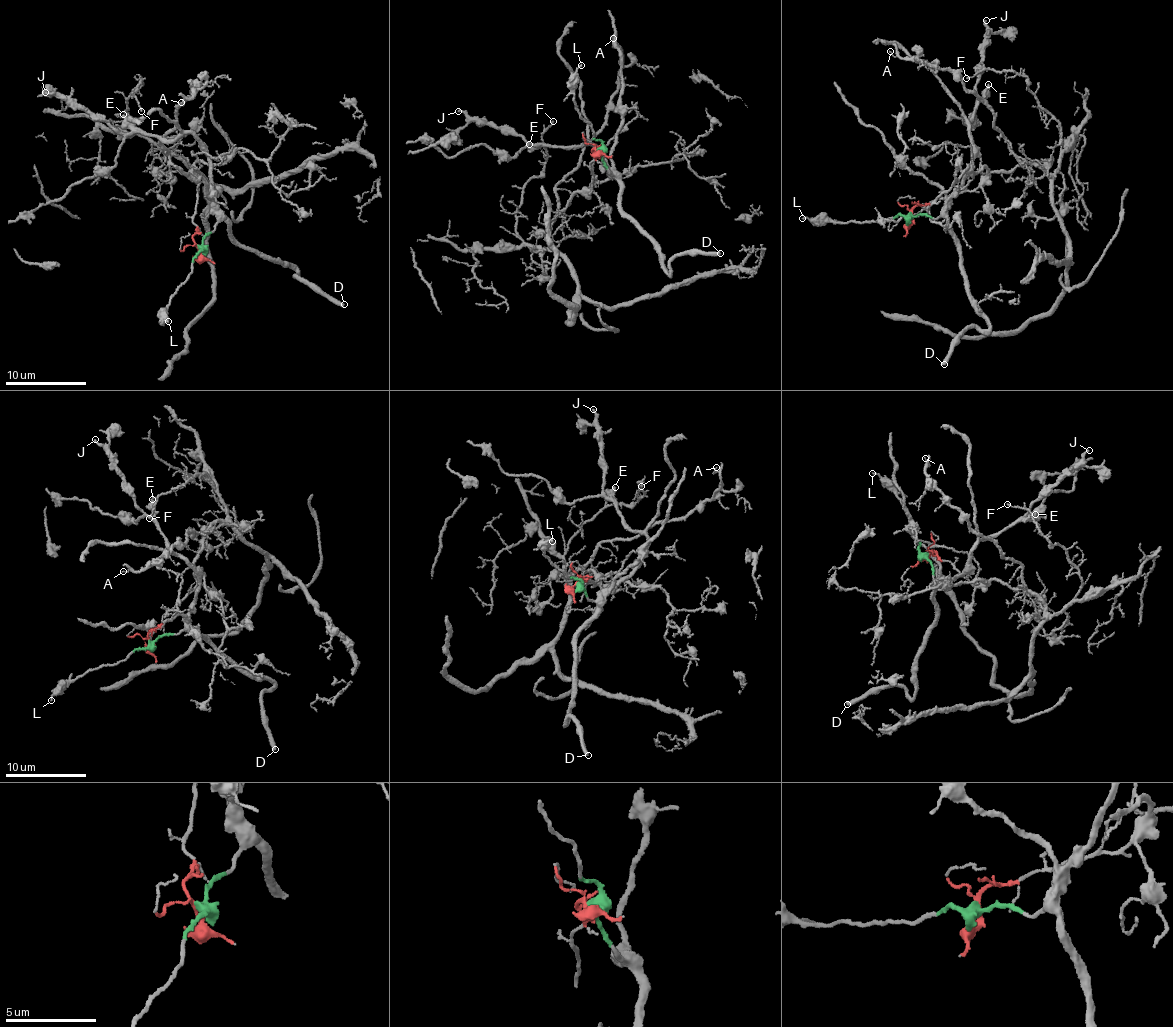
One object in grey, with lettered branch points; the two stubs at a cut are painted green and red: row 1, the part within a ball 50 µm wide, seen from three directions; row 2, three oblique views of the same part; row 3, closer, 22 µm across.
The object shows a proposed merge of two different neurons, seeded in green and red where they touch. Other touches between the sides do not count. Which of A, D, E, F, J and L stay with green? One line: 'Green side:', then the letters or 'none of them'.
Green side: D, E, J, L

